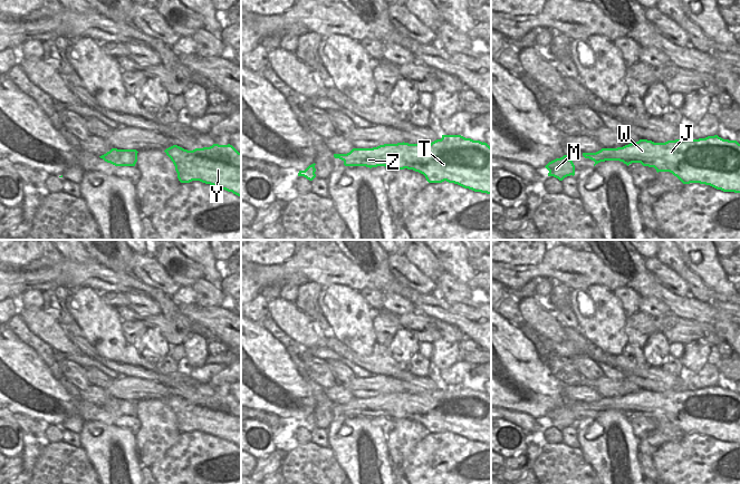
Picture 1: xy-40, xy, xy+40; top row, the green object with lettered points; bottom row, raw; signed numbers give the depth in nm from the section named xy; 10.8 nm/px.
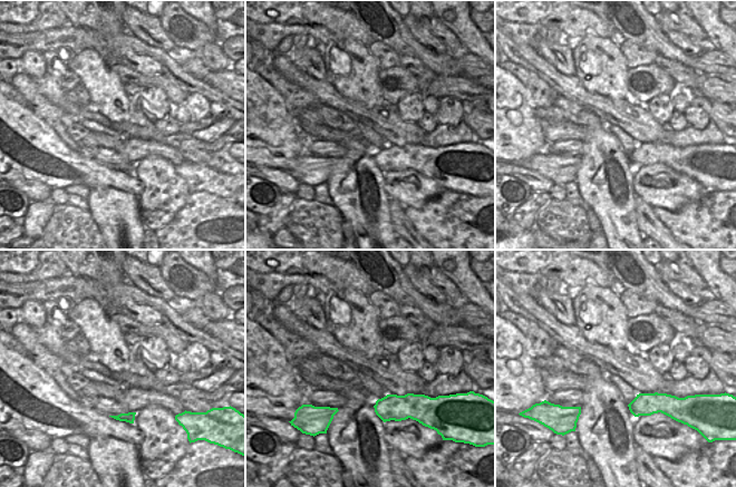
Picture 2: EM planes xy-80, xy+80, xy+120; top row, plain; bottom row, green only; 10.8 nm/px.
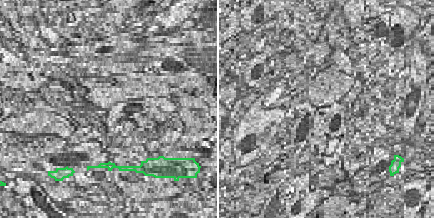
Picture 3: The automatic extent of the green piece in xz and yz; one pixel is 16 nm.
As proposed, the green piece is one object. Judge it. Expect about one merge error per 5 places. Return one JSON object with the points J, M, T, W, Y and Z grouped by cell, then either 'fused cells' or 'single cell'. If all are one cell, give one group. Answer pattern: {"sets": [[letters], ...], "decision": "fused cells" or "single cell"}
{"sets": [["J", "M", "T", "W", "Y", "Z"]], "decision": "single cell"}

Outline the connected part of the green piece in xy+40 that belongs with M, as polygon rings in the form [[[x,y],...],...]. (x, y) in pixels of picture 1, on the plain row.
[[[567,405],[549,412],[545,417],[549,420],[548,426],[554,426],[559,430],[563,430],[567,426],[575,425],[575,415]]]

